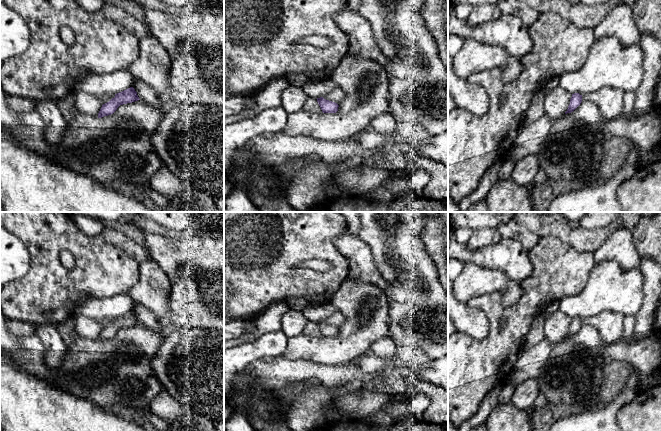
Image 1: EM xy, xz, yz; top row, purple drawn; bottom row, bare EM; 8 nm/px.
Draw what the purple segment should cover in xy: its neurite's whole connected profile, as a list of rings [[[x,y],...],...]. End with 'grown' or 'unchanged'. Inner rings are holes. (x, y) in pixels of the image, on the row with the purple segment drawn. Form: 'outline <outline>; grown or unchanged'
outline [[[130,87],[122,92],[115,94],[114,98],[103,104],[98,113],[98,118],[113,114],[120,105],[132,103],[138,100],[140,99],[137,95],[137,92],[133,87]]]; unchanged

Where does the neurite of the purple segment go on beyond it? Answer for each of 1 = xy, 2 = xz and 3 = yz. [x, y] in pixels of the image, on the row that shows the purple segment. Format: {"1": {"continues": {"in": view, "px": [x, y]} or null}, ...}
{"1": {"continues": null}, "2": {"continues": null}, "3": {"continues": null}}

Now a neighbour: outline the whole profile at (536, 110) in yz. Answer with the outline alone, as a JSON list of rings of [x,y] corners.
[[[539,88],[530,102],[522,125],[529,125],[546,114],[544,109],[544,98],[545,94],[542,88]]]

